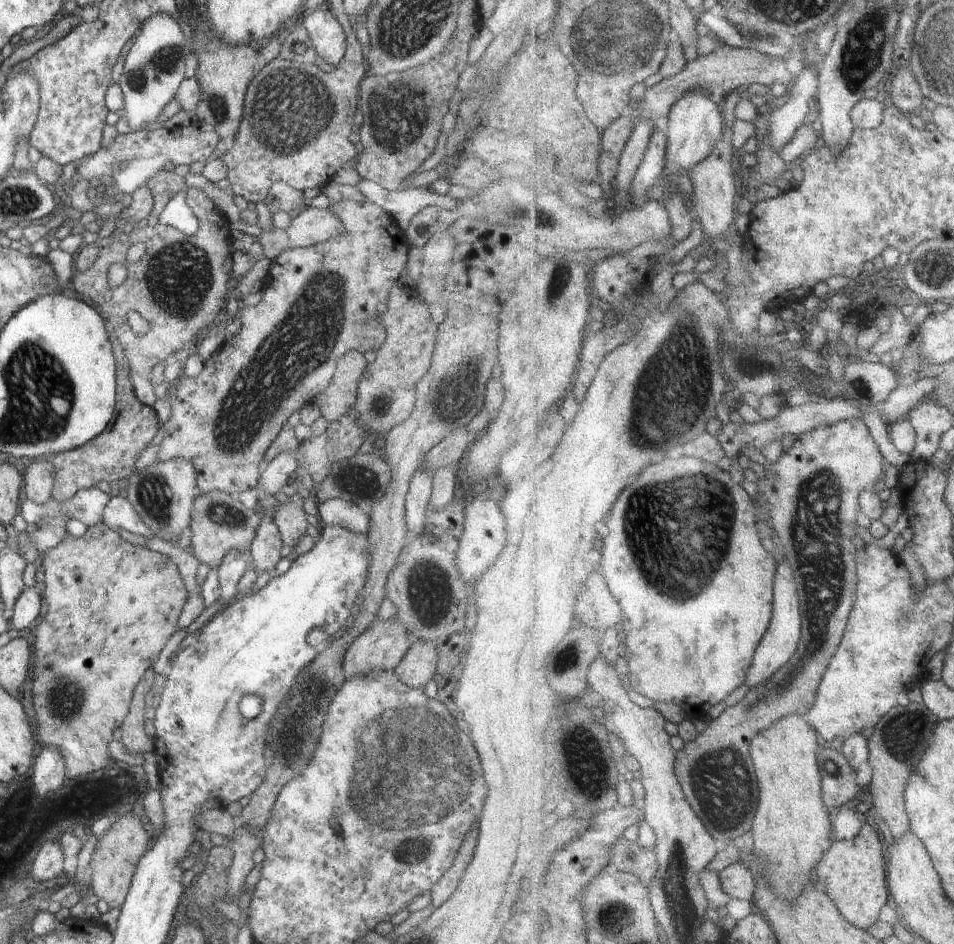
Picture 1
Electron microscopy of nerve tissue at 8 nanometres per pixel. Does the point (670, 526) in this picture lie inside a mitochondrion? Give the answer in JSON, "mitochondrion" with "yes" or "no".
{"mitochondrion":"yes"}

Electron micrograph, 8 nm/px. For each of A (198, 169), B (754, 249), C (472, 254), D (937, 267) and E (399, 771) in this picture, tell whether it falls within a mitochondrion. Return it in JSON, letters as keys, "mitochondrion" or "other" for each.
{"A":"other","B":"other","C":"other","D":"mitochondrion","E":"mitochondrion"}

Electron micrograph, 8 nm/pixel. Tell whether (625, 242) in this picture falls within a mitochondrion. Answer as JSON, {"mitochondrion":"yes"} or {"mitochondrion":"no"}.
{"mitochondrion":"no"}

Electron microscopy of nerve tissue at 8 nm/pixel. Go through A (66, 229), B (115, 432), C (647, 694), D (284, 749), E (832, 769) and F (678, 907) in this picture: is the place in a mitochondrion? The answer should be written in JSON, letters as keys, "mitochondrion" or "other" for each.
{"A":"other","B":"other","C":"other","D":"mitochondrion","E":"mitochondrion","F":"mitochondrion"}

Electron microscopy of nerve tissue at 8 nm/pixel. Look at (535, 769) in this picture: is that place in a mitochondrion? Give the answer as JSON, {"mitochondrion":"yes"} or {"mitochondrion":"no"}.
{"mitochondrion":"no"}

